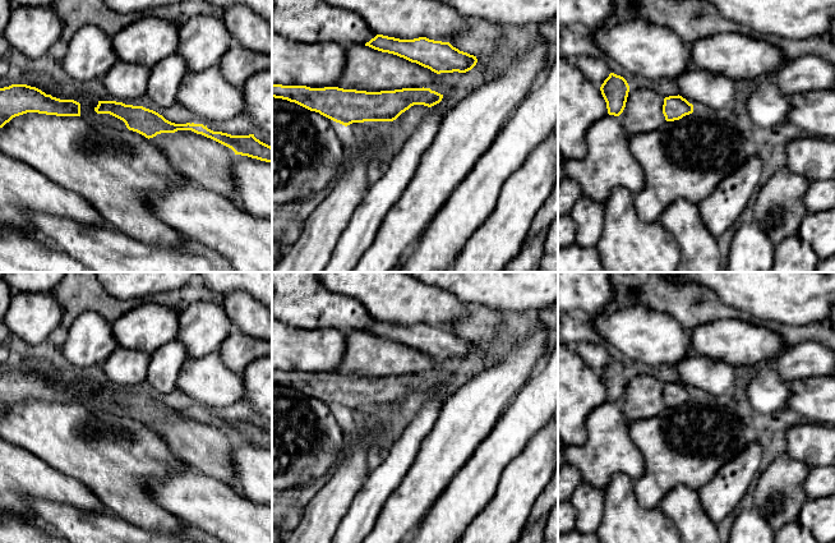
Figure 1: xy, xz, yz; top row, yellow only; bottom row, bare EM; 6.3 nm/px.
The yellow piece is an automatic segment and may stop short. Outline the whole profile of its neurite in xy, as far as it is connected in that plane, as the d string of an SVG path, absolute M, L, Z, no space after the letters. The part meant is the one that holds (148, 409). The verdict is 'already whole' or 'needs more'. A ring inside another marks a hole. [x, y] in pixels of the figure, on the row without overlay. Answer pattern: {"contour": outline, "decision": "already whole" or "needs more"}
{"contour": "M14 358L5 364L0 364L0 414L13 404L27 399L82 402L88 408L117 417L129 415L137 418L151 425L179 460L200 473L229 484L231 484L234 478L234 466L230 463L230 456L236 441L272 448L272 433L257 425L254 420L231 422L213 418L203 410L175 410L153 396L116 387L102 387L77 377L73 372L63 373L46 362Z", "decision": "needs more"}

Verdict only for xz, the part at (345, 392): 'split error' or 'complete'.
split error

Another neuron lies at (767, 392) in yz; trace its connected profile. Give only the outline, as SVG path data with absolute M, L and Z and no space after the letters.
M764 363L746 385L751 408L769 415L786 408L789 382L784 381L774 363Z

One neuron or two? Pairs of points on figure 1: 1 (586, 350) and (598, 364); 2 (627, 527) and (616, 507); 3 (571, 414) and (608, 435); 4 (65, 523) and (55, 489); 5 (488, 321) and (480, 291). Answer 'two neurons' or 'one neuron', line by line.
1: one neuron
2: one neuron
3: two neurons
4: two neurons
5: two neurons

